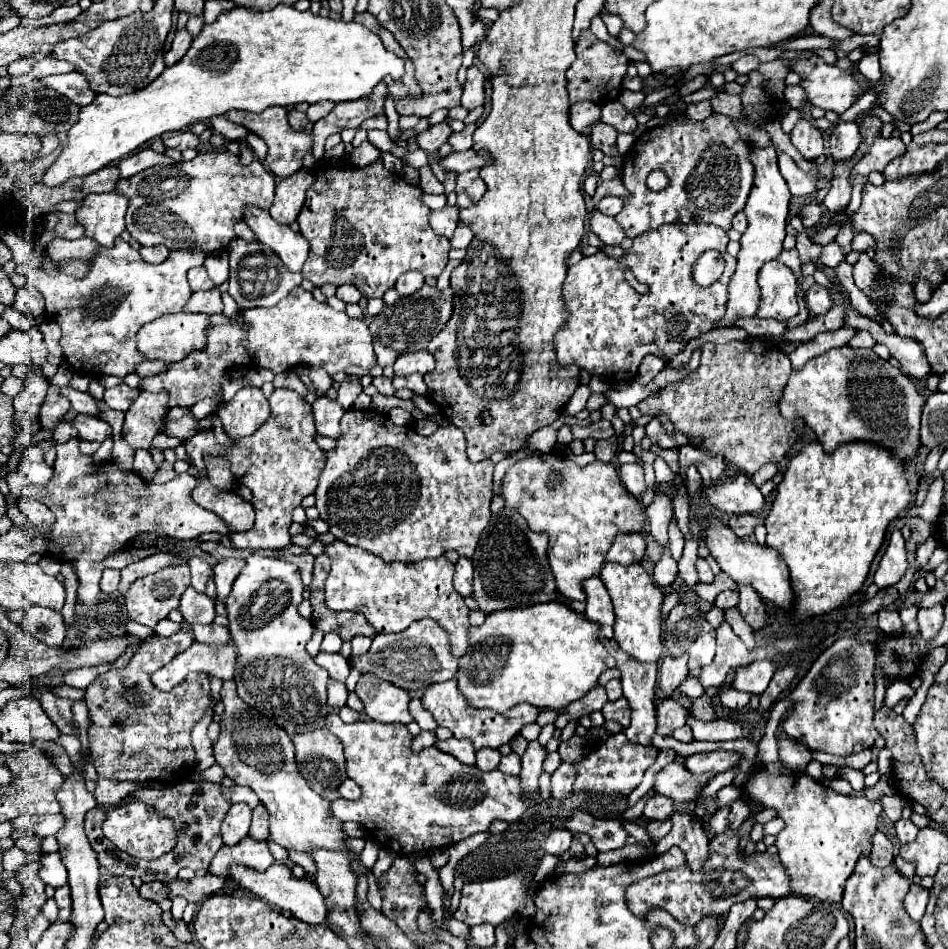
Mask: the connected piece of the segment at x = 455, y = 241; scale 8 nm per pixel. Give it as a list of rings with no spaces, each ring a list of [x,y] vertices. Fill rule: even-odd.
[[[459,224],[455,230],[455,236],[451,238],[451,248],[467,248],[471,240],[473,240],[473,232],[467,226]]]

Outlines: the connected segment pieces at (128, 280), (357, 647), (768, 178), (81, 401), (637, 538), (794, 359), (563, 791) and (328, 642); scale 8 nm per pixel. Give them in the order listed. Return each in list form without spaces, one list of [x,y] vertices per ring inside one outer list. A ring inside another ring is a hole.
[[[86,236],[74,241],[55,238],[47,244],[47,252],[55,260],[75,258],[92,261],[89,274],[83,280],[67,276],[61,270],[57,276],[47,276],[43,268],[31,270],[27,276],[27,282],[43,294],[47,314],[61,326],[63,336],[59,344],[67,364],[77,374],[109,374],[119,378],[131,374],[135,366],[145,360],[137,350],[137,330],[159,316],[183,310],[191,298],[187,270],[203,266],[207,256],[205,252],[173,250],[163,264],[147,264],[139,252],[121,238],[115,240],[115,246],[103,248]]]
[[[355,636],[351,640],[351,644],[353,644],[353,656],[361,656],[361,654],[365,654],[369,650],[371,638],[367,638],[367,636]]]
[[[749,148],[749,160],[755,168],[755,184],[753,184],[751,196],[743,208],[743,212],[749,220],[749,226],[739,240],[741,250],[737,254],[737,270],[729,282],[727,314],[719,322],[719,328],[729,326],[739,316],[755,316],[757,304],[759,304],[757,274],[765,262],[779,256],[783,240],[785,240],[785,226],[787,226],[787,210],[789,210],[791,192],[789,192],[787,182],[783,180],[781,172],[779,172],[777,152],[775,152],[775,148]]]
[[[67,386],[67,388],[61,388],[59,394],[65,396],[71,402],[75,412],[79,412],[79,414],[91,414],[91,416],[99,414],[97,412],[97,404],[95,404],[93,396],[89,396],[89,392],[79,392],[79,390]]]
[[[625,534],[625,536],[617,536],[609,554],[607,554],[607,562],[615,562],[615,564],[635,564],[643,560],[643,552],[645,552],[645,540],[641,534]]]
[[[843,326],[841,330],[835,330],[835,332],[823,332],[819,336],[815,336],[813,340],[809,342],[803,342],[793,354],[791,354],[791,368],[803,368],[803,364],[807,364],[807,360],[831,350],[831,348],[837,348],[837,346],[845,346],[849,344],[849,340],[855,336],[855,328],[851,326]]]
[[[563,762],[553,774],[553,798],[563,800],[573,790],[573,782],[575,782],[575,768],[573,764]]]
[[[329,632],[329,634],[325,634],[325,638],[323,638],[321,650],[323,650],[323,652],[339,652],[341,644],[343,644],[343,640],[339,640],[339,636],[335,636],[335,632]]]

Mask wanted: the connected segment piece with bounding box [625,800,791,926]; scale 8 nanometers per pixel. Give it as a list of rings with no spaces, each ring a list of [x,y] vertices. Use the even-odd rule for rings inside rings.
[[[735,800],[731,804],[729,812],[729,828],[723,834],[717,834],[709,842],[709,856],[705,858],[699,872],[693,872],[689,864],[681,864],[673,870],[663,870],[661,874],[643,878],[635,884],[631,884],[625,892],[627,906],[631,912],[639,918],[645,918],[651,910],[661,908],[667,910],[675,920],[681,924],[697,926],[703,916],[717,914],[723,916],[729,912],[729,908],[737,902],[745,902],[751,896],[763,898],[783,898],[791,892],[791,878],[787,870],[783,868],[781,860],[777,856],[769,856],[767,852],[755,852],[751,856],[745,856],[739,852],[739,828],[749,818],[749,806],[745,800]]]

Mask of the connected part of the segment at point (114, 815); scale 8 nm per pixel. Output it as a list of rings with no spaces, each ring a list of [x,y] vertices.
[[[121,802],[113,808],[107,808],[103,820],[103,834],[123,852],[143,860],[155,860],[167,852],[171,852],[177,844],[177,832],[171,824],[171,818],[159,816],[155,808],[143,802]]]

